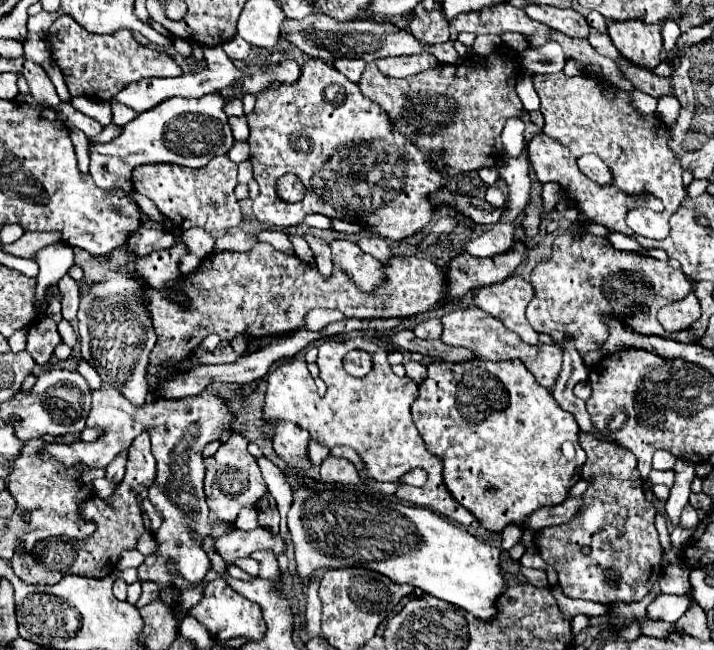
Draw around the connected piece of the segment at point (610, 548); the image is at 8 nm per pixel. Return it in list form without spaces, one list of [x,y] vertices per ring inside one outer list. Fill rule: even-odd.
[[[580,434],[580,446],[586,452],[588,460],[582,466],[582,478],[590,480],[590,488],[584,492],[584,508],[578,512],[578,516],[562,526],[544,528],[536,546],[544,562],[556,568],[560,578],[560,588],[568,598],[580,598],[580,600],[592,600],[602,604],[612,602],[640,602],[652,588],[656,588],[660,578],[660,558],[662,558],[662,546],[658,540],[658,532],[654,528],[654,514],[656,508],[646,502],[644,498],[644,482],[640,478],[640,472],[636,468],[634,454],[626,448],[596,440],[590,434]],[[582,546],[590,546],[592,552],[588,556],[582,556]]]

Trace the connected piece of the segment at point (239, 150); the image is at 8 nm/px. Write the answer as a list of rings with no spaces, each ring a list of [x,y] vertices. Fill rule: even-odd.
[[[236,142],[236,144],[230,148],[228,156],[230,156],[230,160],[234,160],[236,164],[240,164],[240,162],[248,160],[248,158],[250,158],[250,150],[248,150],[248,144],[246,144],[246,142]]]

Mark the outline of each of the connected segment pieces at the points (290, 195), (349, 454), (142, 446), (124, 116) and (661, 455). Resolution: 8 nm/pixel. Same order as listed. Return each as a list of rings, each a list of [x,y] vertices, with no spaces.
[[[284,174],[276,182],[276,194],[286,202],[300,202],[306,194],[306,188],[294,174]]]
[[[334,446],[334,448],[330,450],[330,454],[332,454],[332,456],[338,456],[338,458],[348,458],[350,462],[356,464],[358,470],[362,470],[362,460],[358,460],[358,454],[356,454],[352,448],[346,448],[346,446]]]
[[[142,432],[134,438],[130,450],[128,450],[128,464],[126,464],[126,476],[118,485],[110,498],[94,496],[88,500],[88,504],[82,504],[82,512],[86,512],[88,520],[94,520],[98,524],[98,532],[86,540],[68,540],[68,542],[56,542],[56,540],[44,540],[34,548],[34,556],[14,556],[10,562],[16,576],[28,584],[56,584],[66,574],[76,574],[84,578],[104,578],[108,576],[118,560],[120,552],[124,548],[136,548],[138,538],[146,532],[142,524],[142,510],[138,506],[138,494],[148,490],[150,484],[154,484],[156,476],[156,460],[150,452],[150,436],[148,432]]]
[[[110,102],[110,106],[112,106],[112,124],[124,128],[134,118],[134,112],[128,106],[120,102]]]
[[[666,450],[656,452],[652,458],[652,468],[656,468],[656,470],[672,470],[674,464],[676,464],[676,456]]]

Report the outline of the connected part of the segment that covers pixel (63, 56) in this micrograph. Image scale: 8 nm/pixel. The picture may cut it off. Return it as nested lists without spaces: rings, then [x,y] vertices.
[[[66,14],[58,16],[46,34],[54,62],[64,74],[64,82],[72,96],[90,96],[98,100],[114,98],[126,84],[154,78],[154,76],[182,76],[180,66],[164,50],[142,46],[134,40],[130,30],[116,30],[112,34],[92,34],[78,26],[78,22]]]

